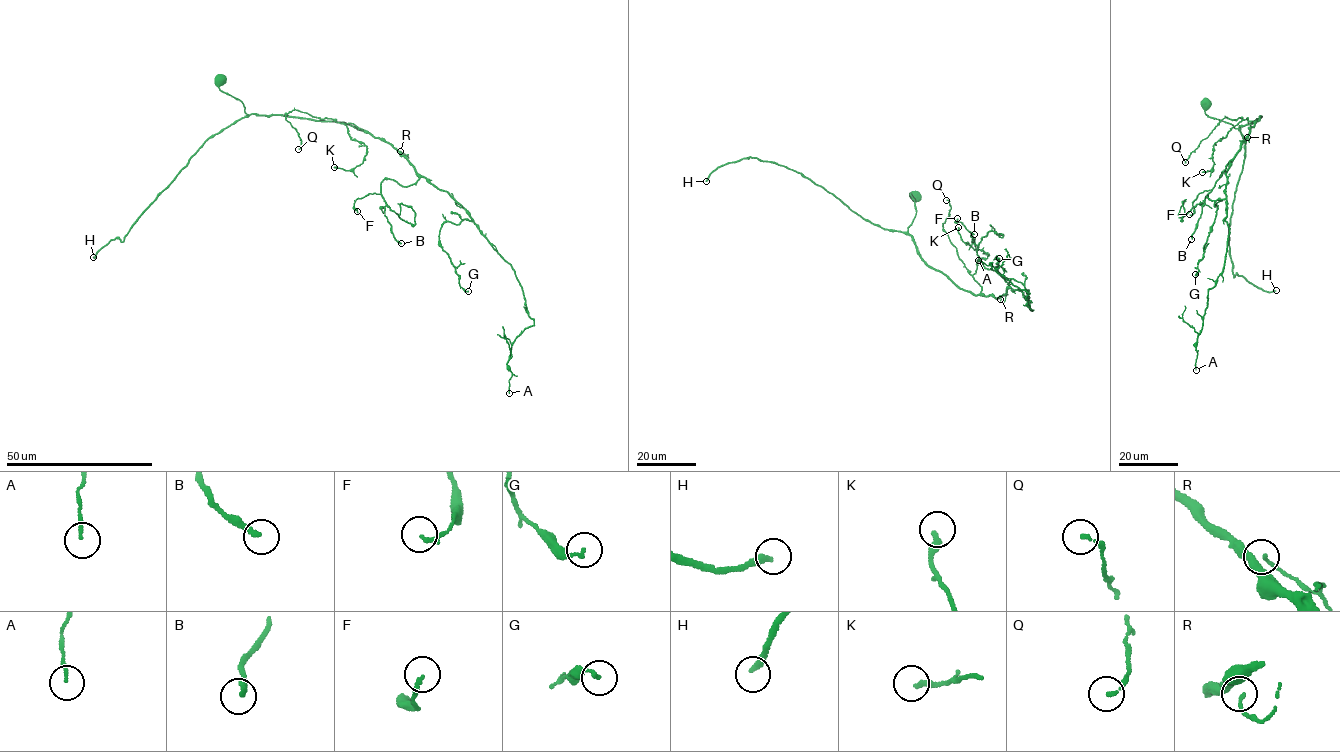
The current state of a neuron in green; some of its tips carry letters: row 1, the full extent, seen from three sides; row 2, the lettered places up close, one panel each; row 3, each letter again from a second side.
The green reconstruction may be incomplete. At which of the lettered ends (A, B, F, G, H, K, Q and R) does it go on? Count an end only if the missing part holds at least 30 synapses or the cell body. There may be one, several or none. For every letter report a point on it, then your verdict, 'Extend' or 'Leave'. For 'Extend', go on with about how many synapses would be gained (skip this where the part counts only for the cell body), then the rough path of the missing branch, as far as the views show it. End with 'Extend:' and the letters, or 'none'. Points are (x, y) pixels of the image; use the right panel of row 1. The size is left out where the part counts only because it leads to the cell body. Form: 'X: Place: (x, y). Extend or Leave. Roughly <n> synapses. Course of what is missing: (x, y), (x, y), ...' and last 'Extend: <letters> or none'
A: Place: (1196, 370). Leave
B: Place: (1191, 239). Leave
F: Place: (1189, 214). Leave
G: Place: (1195, 274). Leave
H: Place: (1276, 290). Extend. Roughly 120 synapses
K: Place: (1202, 172). Leave
Q: Place: (1185, 162). Leave
R: Place: (1247, 137). Leave
Extend: H

